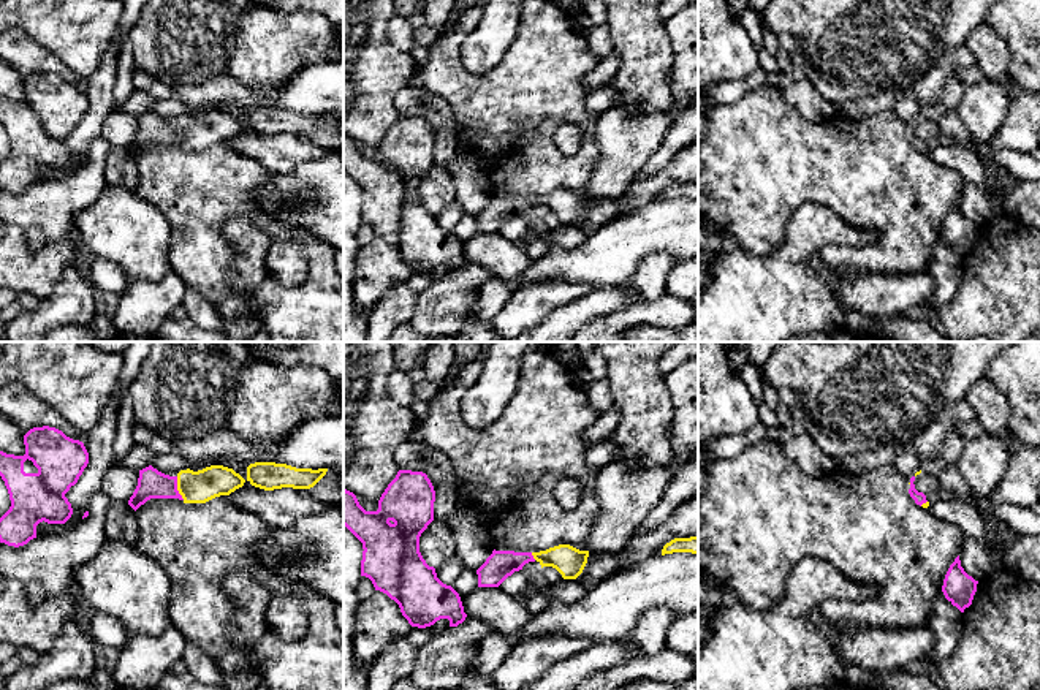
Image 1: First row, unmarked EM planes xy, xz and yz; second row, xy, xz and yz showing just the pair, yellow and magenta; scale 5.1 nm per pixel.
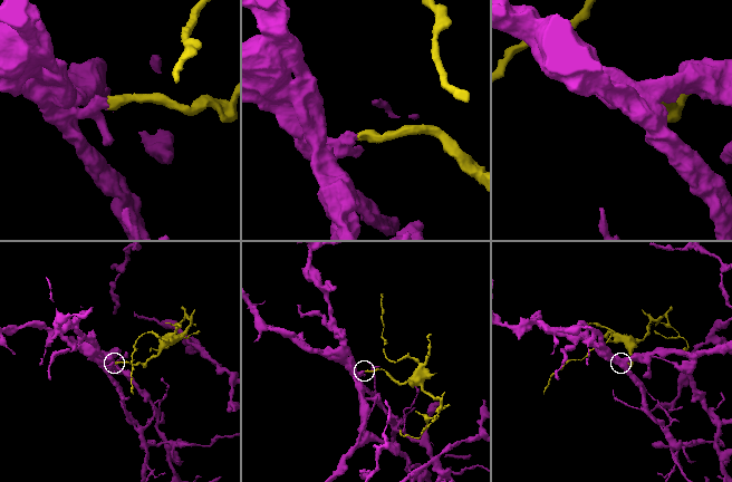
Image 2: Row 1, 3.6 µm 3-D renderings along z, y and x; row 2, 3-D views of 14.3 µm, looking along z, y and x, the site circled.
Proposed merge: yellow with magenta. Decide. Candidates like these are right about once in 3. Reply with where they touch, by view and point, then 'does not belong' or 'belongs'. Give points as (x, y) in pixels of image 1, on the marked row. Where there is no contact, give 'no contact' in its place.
meets yellow in xy at (178, 488); does not belong

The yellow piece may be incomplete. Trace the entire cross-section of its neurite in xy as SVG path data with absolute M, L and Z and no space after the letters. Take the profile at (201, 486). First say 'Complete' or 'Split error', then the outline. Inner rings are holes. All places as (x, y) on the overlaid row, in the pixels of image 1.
Complete. M211 465L198 472L187 468L177 473L177 491L184 503L206 503L215 497L230 495L244 483L239 473L223 465Z

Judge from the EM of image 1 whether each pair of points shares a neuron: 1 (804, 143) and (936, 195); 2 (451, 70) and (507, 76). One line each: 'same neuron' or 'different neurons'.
1: same neuron
2: same neuron

